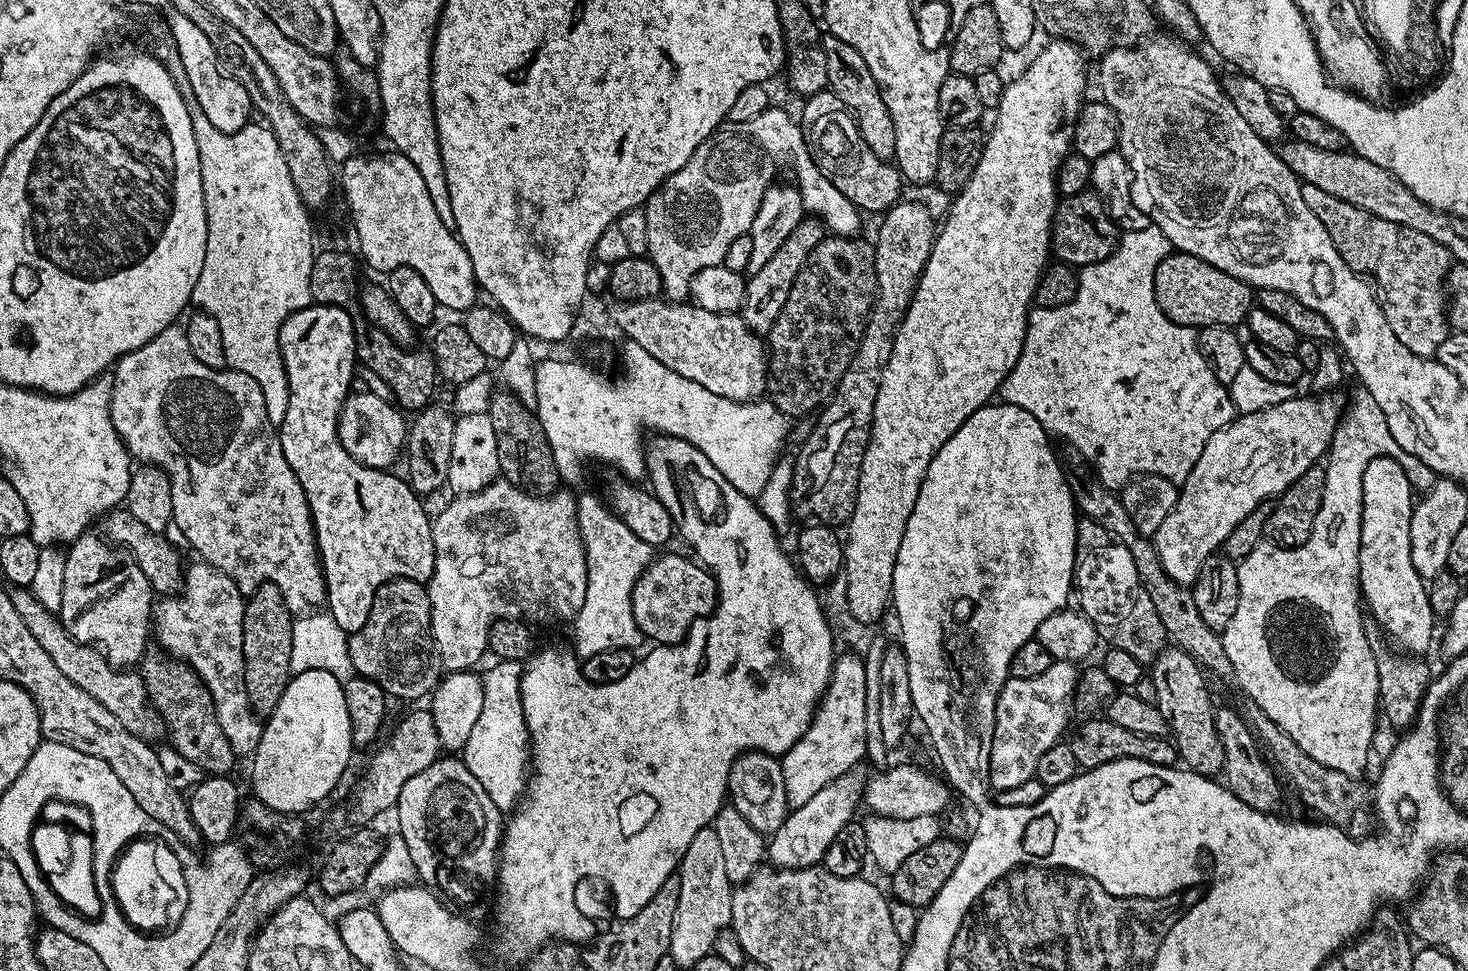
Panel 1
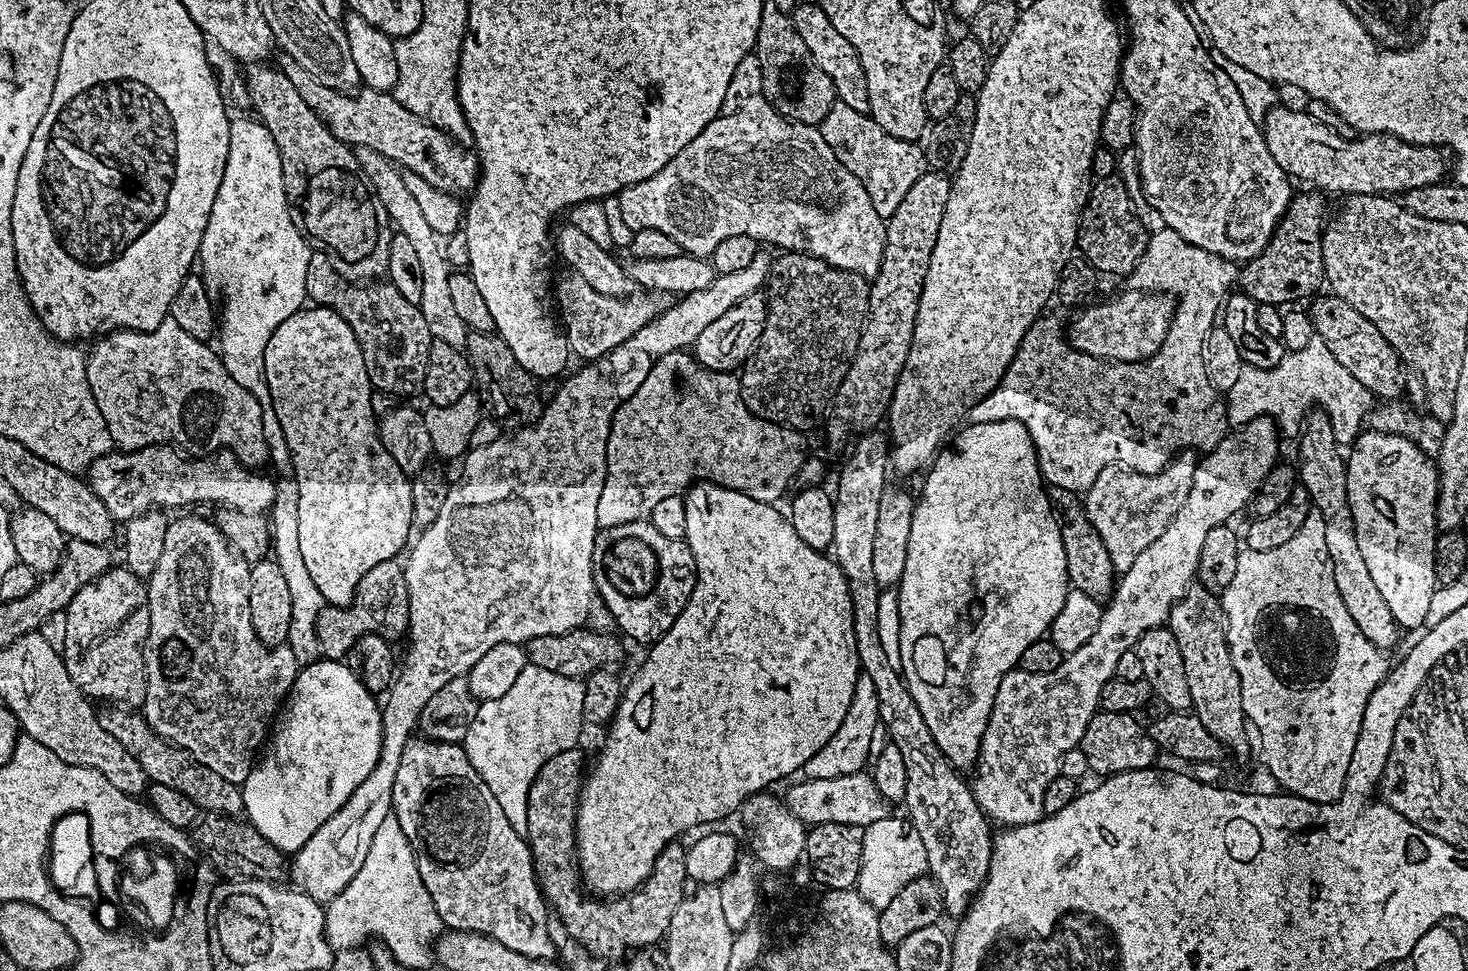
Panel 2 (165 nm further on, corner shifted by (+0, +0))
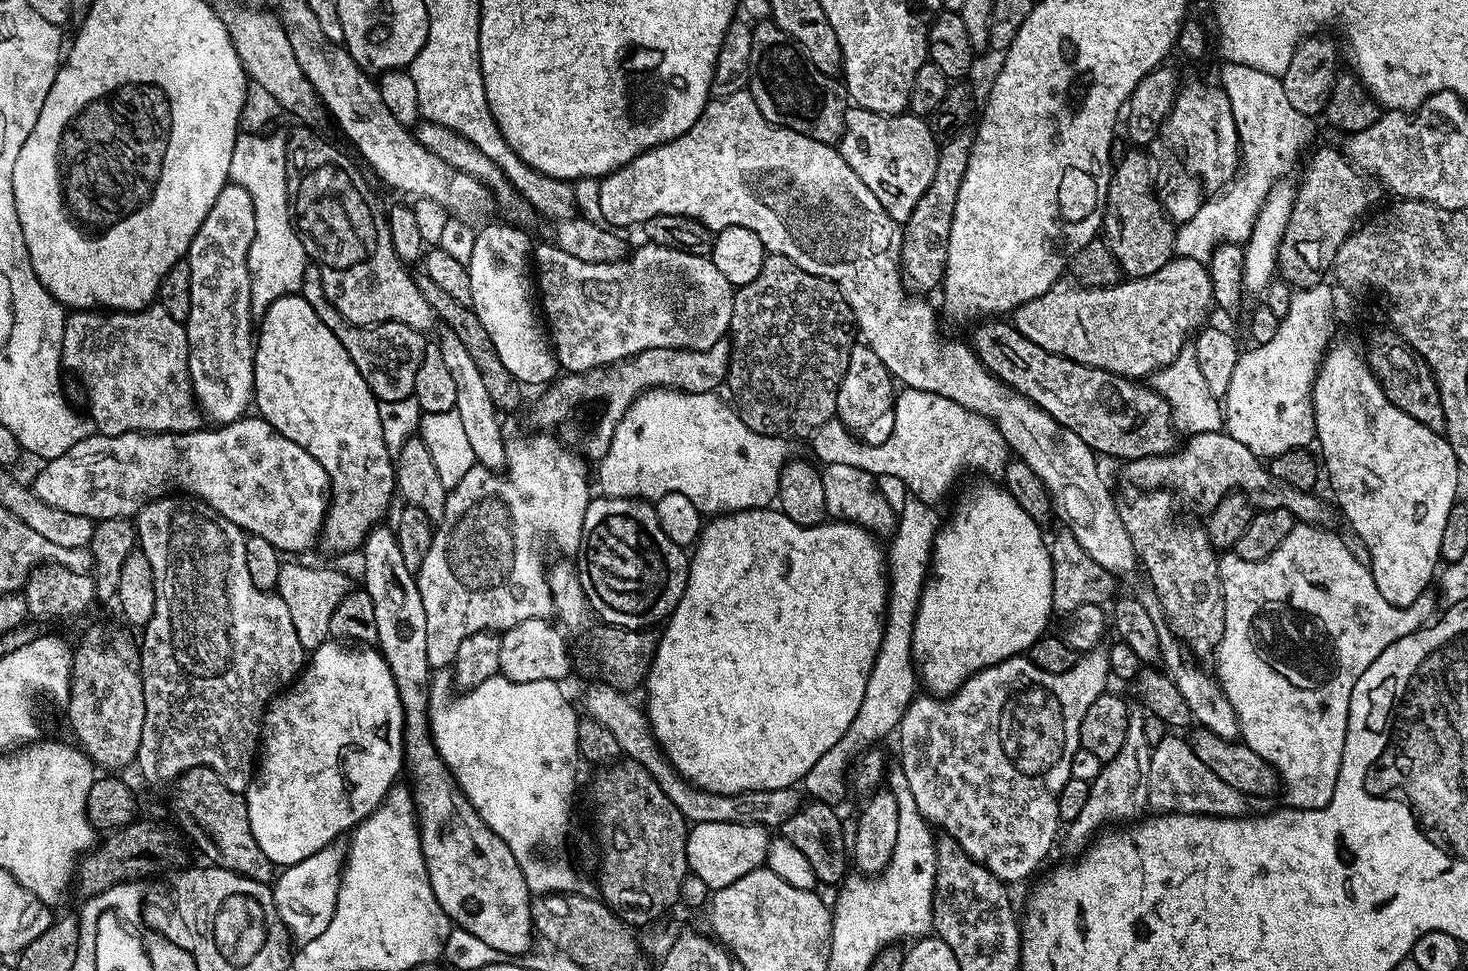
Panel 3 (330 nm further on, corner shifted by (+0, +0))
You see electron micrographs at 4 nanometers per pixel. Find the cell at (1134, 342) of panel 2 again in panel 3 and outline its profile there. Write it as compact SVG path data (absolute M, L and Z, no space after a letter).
M1176 256L1169 260L1166 266L1162 266L1162 270L1154 270L1154 274L1128 278L1109 288L1086 288L1075 282L1061 282L1055 284L1053 288L1046 290L1046 294L1034 298L1030 302L1026 302L1021 308L1016 309L1014 313L1014 327L1018 329L1023 336L1030 338L1030 342L1034 342L1034 346L1042 346L1042 350L1050 350L1054 354L1065 356L1074 362L1082 362L1086 366L1101 368L1102 370L1113 372L1119 376L1148 378L1151 377L1152 373L1157 372L1160 368L1166 367L1170 362L1174 362L1174 358L1180 356L1182 349L1186 347L1201 328L1205 327L1207 320L1204 319L1207 318L1208 311L1213 311L1213 308L1212 283L1210 282L1210 274L1208 273L1207 267L1205 267L1201 261L1191 260L1185 256Z

